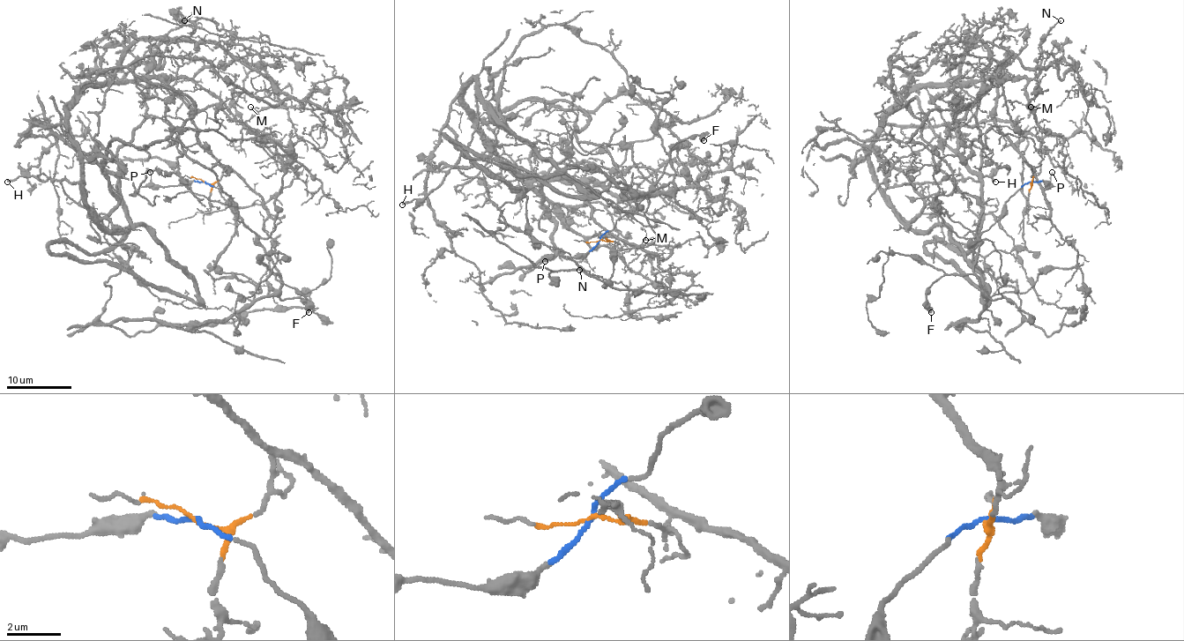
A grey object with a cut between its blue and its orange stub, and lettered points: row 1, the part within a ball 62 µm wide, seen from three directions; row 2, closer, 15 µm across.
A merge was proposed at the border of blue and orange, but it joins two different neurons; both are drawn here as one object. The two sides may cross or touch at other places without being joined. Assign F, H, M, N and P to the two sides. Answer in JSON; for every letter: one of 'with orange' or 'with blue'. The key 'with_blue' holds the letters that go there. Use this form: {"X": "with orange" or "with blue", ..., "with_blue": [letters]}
{"F": "with blue", "H": "with orange", "M": "with orange", "N": "with orange", "P": "with blue", "with_blue": ["F", "P"]}

